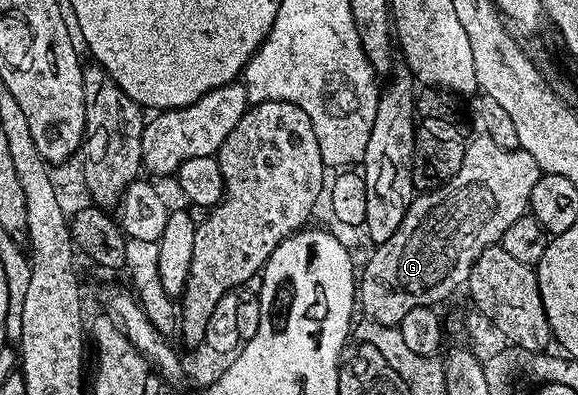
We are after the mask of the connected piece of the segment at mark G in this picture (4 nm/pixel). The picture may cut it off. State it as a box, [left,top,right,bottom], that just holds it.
[358,133,541,328]

